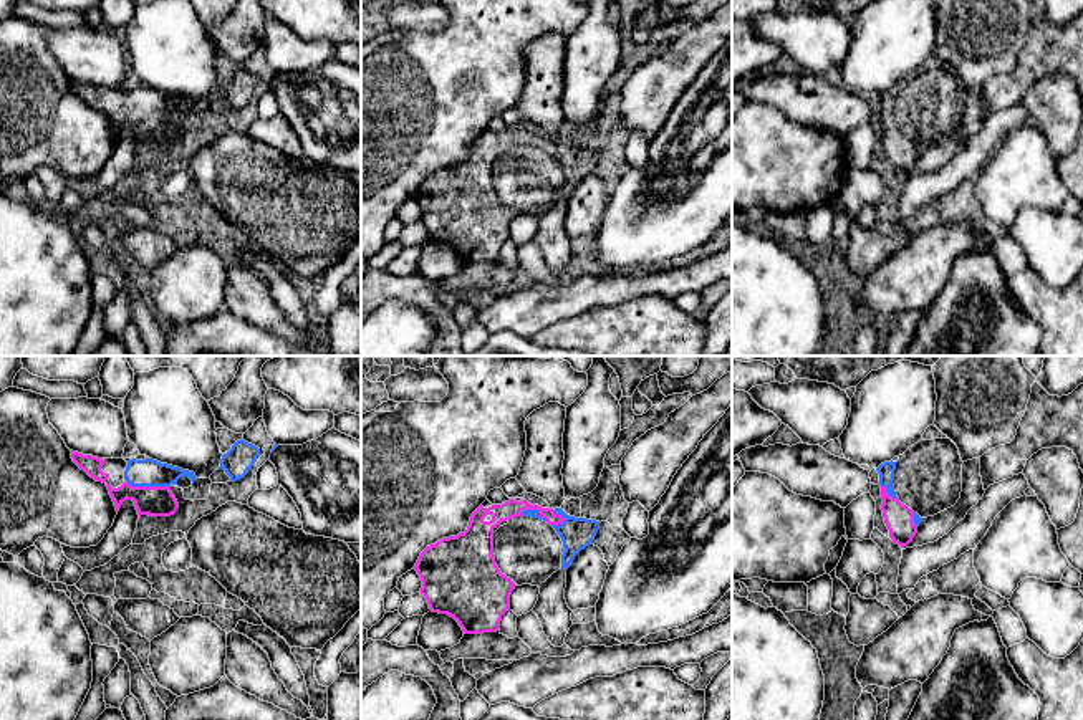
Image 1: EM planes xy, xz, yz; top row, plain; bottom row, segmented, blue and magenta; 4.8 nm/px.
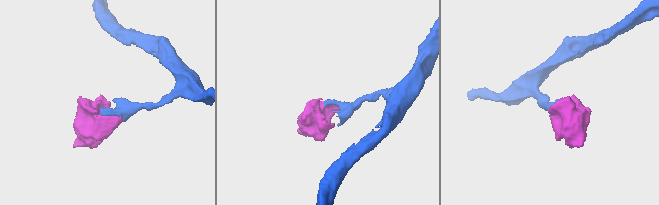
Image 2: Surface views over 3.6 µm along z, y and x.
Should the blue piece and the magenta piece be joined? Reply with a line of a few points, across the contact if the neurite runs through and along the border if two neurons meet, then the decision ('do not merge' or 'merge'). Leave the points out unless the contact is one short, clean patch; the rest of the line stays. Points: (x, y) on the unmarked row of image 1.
line xy (148, 101), (148, 115), (149, 129); merge

